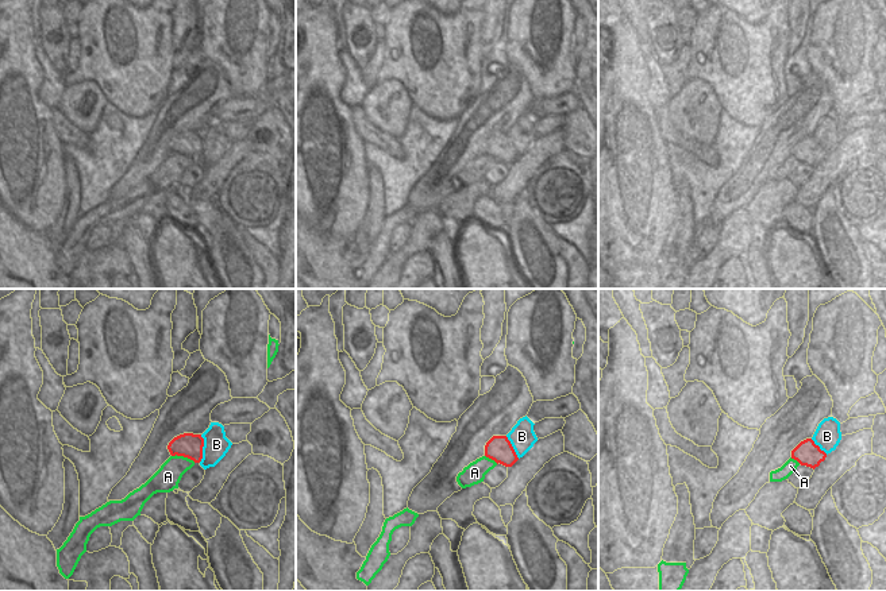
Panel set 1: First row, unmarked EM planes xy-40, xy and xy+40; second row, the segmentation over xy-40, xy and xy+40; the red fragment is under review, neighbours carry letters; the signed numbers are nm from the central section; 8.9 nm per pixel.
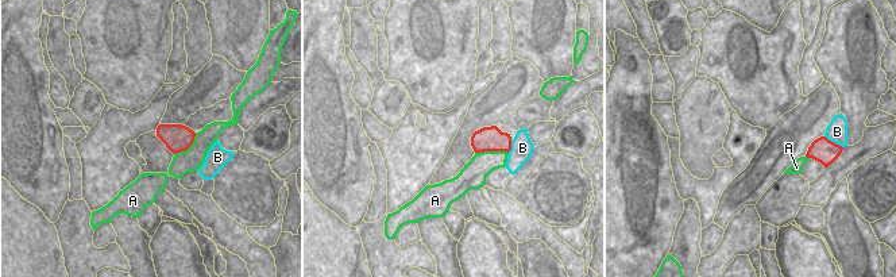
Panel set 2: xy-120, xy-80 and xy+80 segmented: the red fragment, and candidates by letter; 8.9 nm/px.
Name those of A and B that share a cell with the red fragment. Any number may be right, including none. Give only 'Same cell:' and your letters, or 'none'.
Same cell: none.

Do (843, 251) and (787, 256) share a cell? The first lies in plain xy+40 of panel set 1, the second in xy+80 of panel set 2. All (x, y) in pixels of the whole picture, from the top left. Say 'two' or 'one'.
two

